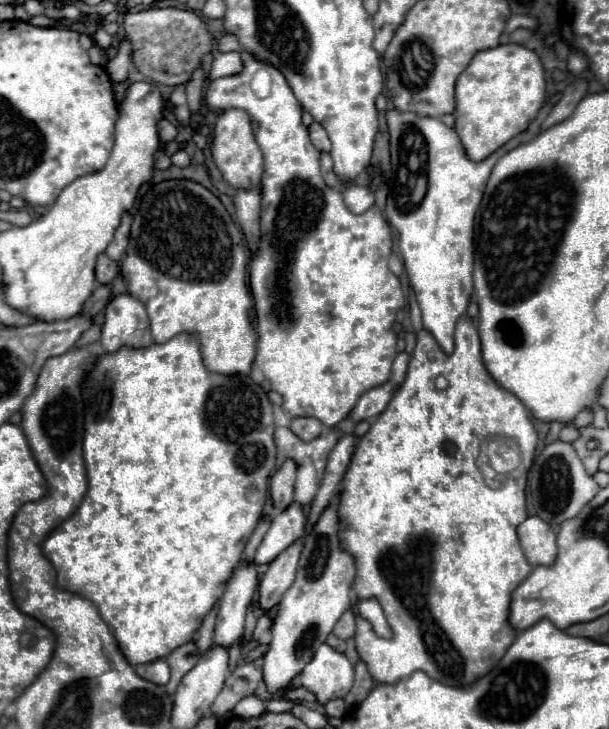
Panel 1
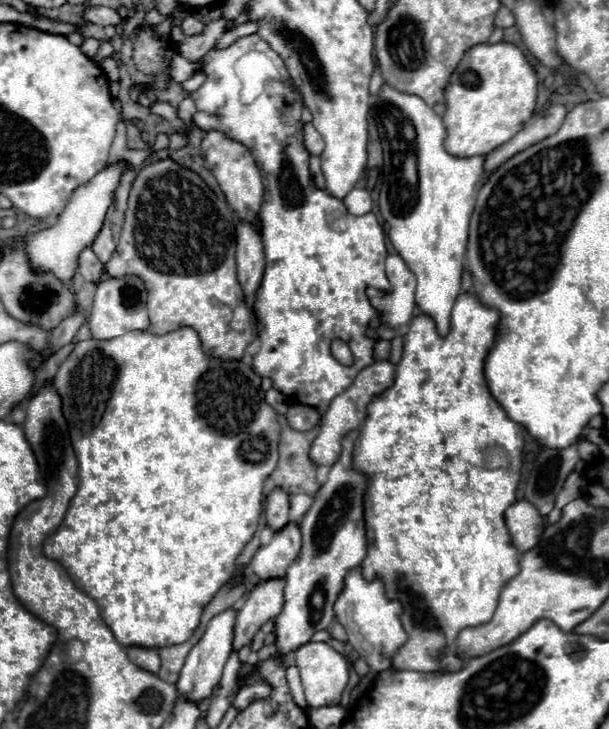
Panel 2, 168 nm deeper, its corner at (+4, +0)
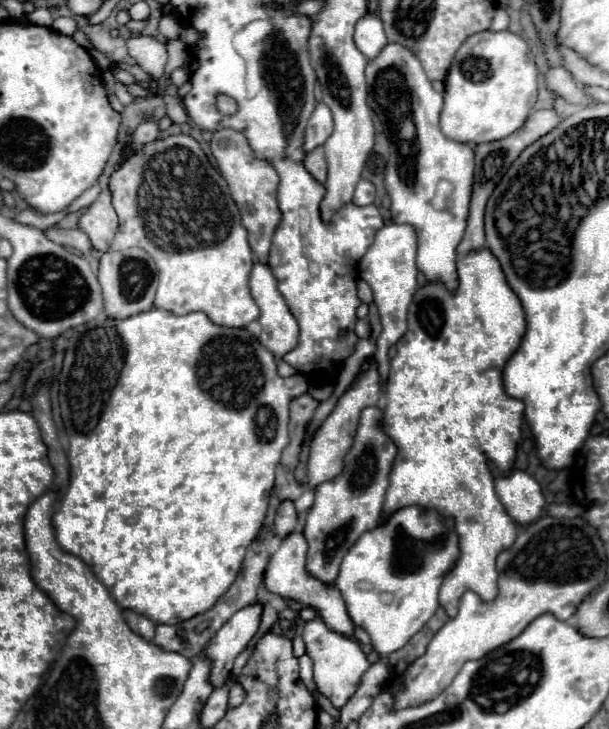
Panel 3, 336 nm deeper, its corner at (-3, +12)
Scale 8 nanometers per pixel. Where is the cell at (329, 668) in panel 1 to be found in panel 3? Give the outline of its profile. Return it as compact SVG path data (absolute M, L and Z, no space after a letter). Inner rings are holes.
M314 618L314 620L306 622L302 636L304 636L304 642L306 642L306 654L314 662L316 688L332 702L334 708L340 710L348 702L348 698L356 692L362 674L370 668L370 662L368 662L366 654L362 652L360 644L356 640L328 630L326 624L320 618Z

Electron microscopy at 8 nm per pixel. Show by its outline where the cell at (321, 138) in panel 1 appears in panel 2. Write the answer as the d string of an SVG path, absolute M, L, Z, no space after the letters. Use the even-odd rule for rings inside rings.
M305 124L305 128L303 128L303 140L305 140L305 146L307 146L307 150L311 154L321 154L323 152L323 138L313 128L313 124Z

